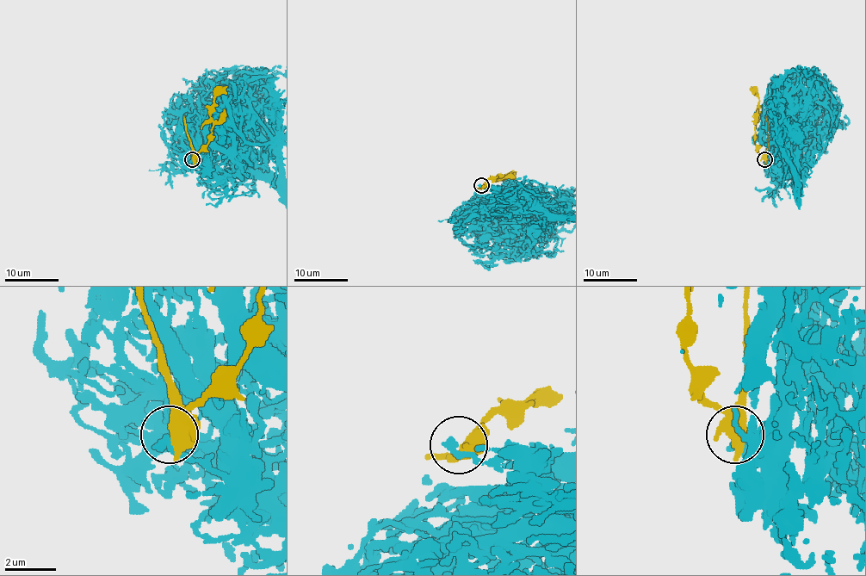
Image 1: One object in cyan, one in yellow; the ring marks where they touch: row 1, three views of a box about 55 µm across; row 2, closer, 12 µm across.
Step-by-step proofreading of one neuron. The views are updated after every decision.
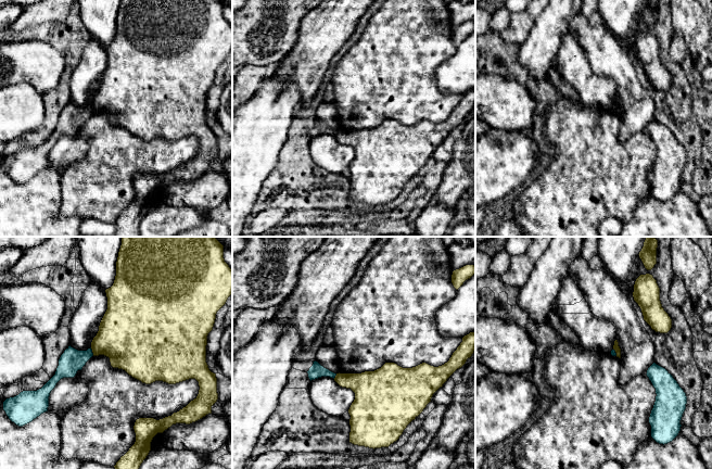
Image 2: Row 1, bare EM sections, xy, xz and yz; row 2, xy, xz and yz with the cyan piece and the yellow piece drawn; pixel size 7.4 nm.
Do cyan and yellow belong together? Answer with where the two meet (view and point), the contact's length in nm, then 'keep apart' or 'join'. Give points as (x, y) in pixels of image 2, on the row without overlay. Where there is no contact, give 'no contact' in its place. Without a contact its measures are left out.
contact xy (91, 109); length 70 nm; keep apart

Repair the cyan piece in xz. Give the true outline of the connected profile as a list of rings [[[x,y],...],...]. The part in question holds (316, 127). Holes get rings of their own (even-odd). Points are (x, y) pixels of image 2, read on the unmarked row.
[[[313,118],[313,123],[307,128],[309,137],[315,137],[321,134],[335,135],[336,130],[330,128],[329,126],[321,123],[318,118]]]

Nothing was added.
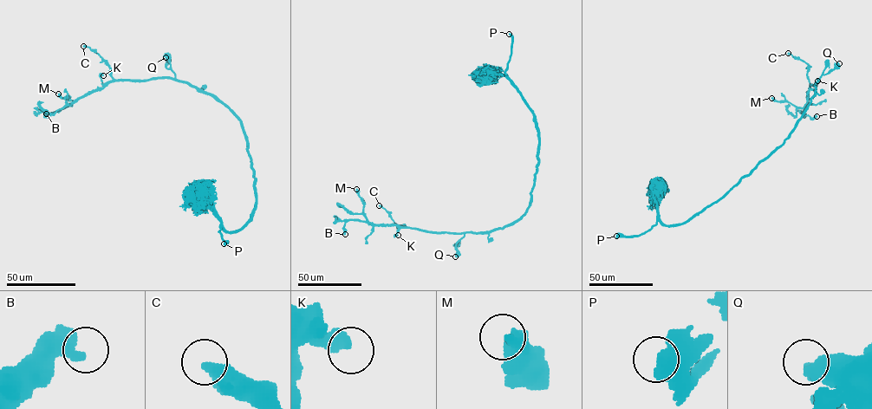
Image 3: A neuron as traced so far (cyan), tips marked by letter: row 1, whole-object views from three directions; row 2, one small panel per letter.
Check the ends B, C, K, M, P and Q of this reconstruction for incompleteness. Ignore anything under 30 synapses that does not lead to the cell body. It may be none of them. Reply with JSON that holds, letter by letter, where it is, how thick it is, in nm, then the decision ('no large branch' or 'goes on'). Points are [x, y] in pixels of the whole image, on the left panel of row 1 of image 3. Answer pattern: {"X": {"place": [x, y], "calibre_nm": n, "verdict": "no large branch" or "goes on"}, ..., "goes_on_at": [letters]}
{"B": {"place": [46, 113], "calibre_nm": 550, "verdict": "no large branch"}, "C": {"place": [83, 46], "calibre_nm": 480, "verdict": "no large branch"}, "K": {"place": [103, 75], "calibre_nm": 400, "verdict": "no large branch"}, "M": {"place": [58, 94], "calibre_nm": 480, "verdict": "no large branch"}, "P": {"place": [224, 243], "calibre_nm": 440, "verdict": "no large branch"}, "Q": {"place": [165, 57], "calibre_nm": 500, "verdict": "no large branch"}, "goes_on_at": []}

